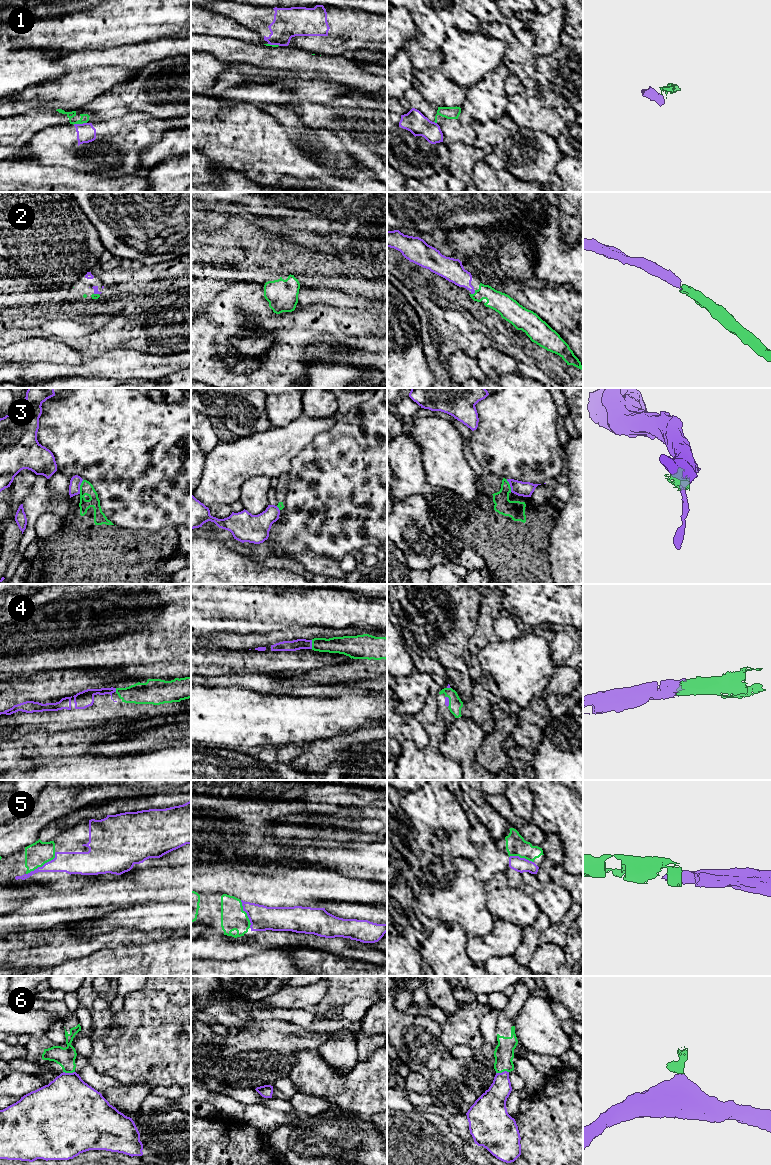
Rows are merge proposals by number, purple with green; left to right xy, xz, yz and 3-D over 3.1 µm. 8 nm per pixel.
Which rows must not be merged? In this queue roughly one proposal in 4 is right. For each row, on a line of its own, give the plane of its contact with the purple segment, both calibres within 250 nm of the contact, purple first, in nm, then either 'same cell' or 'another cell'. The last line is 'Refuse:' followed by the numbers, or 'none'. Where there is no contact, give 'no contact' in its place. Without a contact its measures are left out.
1: xy | 150/70 nm | another cell
2: yz | 180/160 nm | same cell
3: xy | 100/110 nm | another cell
4: xz | 90/140 nm | same cell
5: xy | 180/190 nm | same cell
6: yz | 200/160 nm | same cell
Refuse: 1, 3

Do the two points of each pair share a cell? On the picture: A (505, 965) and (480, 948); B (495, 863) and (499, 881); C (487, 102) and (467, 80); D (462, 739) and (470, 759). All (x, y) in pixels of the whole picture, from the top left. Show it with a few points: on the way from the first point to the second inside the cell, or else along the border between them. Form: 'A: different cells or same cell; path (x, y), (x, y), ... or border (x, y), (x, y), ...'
A: different cells; border (512, 955), (491, 956), (483, 965)
B: different cells; border (504, 871), (498, 871), (485, 883)
C: different cells; border (471, 86), (467, 89)
D: same cell; path (462, 744), (462, 750), (465, 754)

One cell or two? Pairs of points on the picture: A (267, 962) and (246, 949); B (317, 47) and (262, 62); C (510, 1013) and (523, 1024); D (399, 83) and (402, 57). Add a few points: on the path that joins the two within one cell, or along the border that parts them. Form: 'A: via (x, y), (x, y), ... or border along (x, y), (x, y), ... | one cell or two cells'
A: border along (259, 952), (231, 960) | two cells
B: border along (281, 45), (304, 49), (311, 54) | two cells
C: border along (528, 997), (514, 1020), (514, 1033), (517, 1040) | two cells
D: via (399, 77), (400, 63) | one cell

